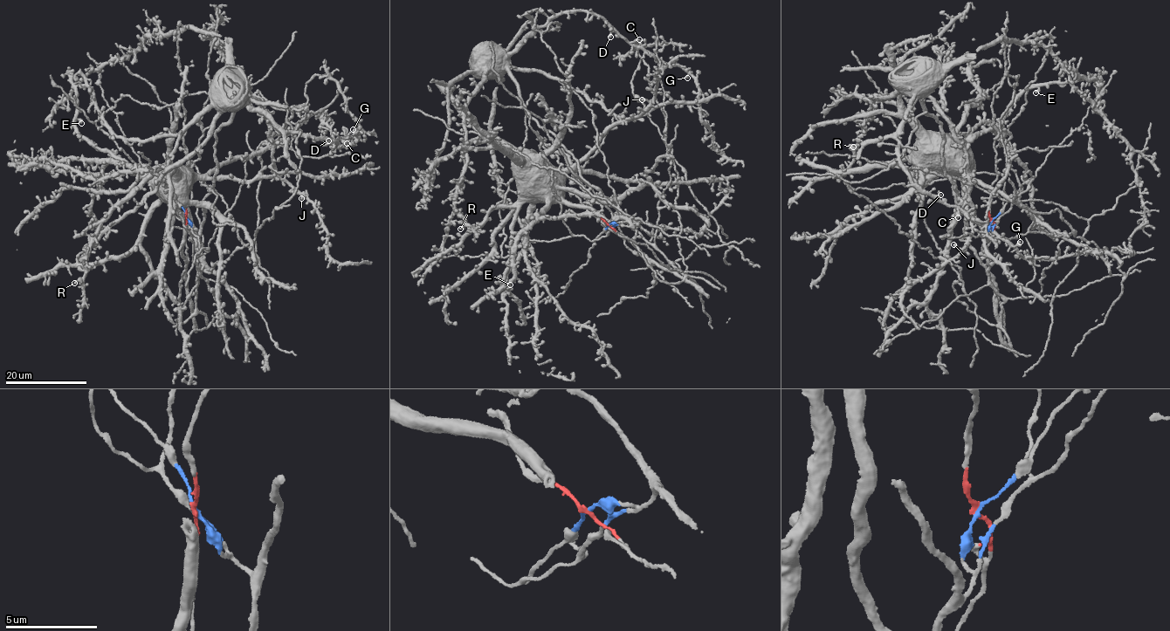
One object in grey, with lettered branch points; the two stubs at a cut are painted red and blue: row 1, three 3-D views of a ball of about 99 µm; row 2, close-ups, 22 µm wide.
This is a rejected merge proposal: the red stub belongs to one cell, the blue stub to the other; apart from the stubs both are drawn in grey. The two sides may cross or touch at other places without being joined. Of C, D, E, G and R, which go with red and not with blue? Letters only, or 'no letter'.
E

